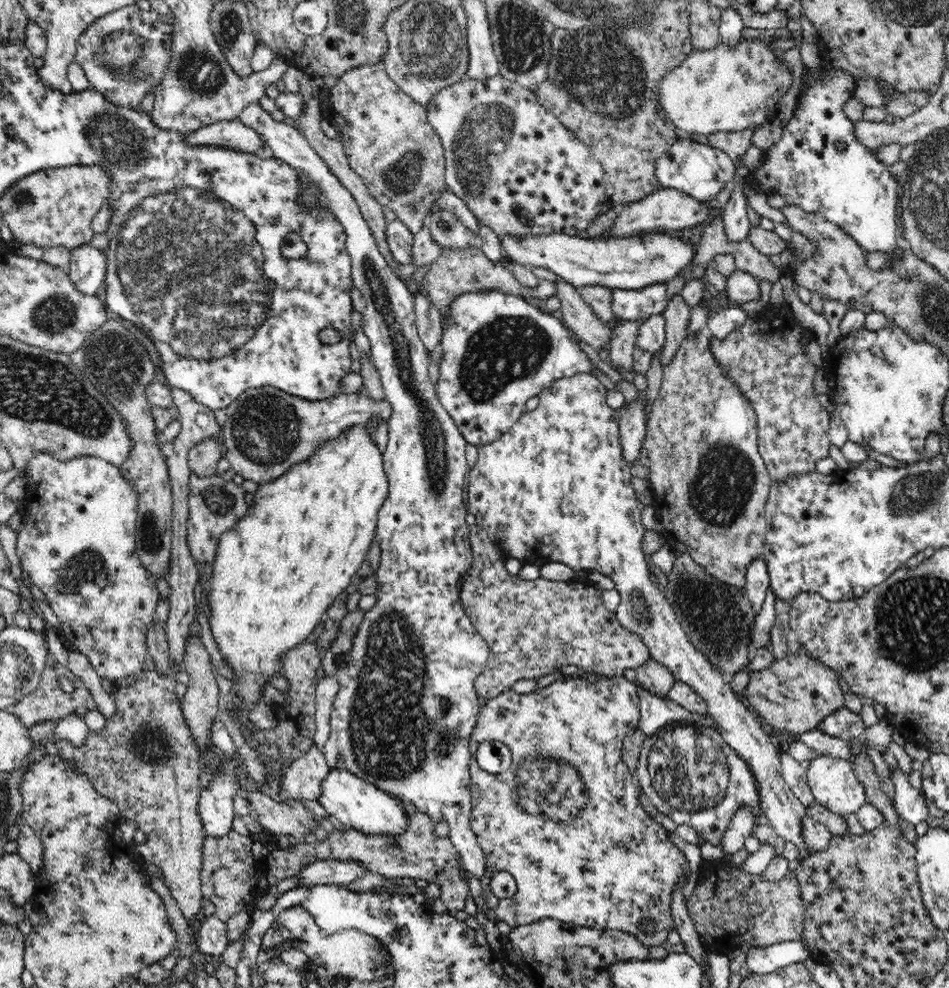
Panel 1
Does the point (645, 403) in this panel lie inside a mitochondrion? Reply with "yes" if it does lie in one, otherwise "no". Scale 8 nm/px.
no

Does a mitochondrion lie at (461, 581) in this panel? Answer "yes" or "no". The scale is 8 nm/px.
no

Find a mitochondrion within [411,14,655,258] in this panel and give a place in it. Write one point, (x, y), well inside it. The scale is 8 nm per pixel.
(585, 64)

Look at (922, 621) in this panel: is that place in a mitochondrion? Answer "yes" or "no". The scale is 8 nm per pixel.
yes

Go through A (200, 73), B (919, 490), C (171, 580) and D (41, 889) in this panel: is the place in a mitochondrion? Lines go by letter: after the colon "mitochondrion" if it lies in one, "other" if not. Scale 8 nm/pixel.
A: mitochondrion
B: mitochondrion
C: other
D: other

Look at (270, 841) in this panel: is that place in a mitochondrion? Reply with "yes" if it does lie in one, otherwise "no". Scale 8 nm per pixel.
no

